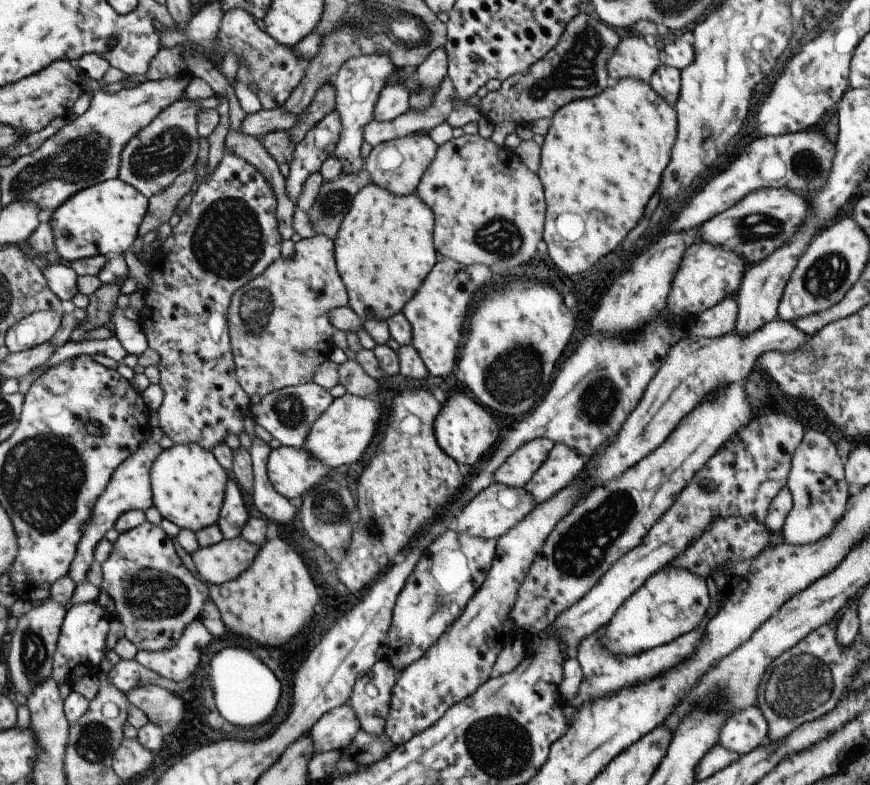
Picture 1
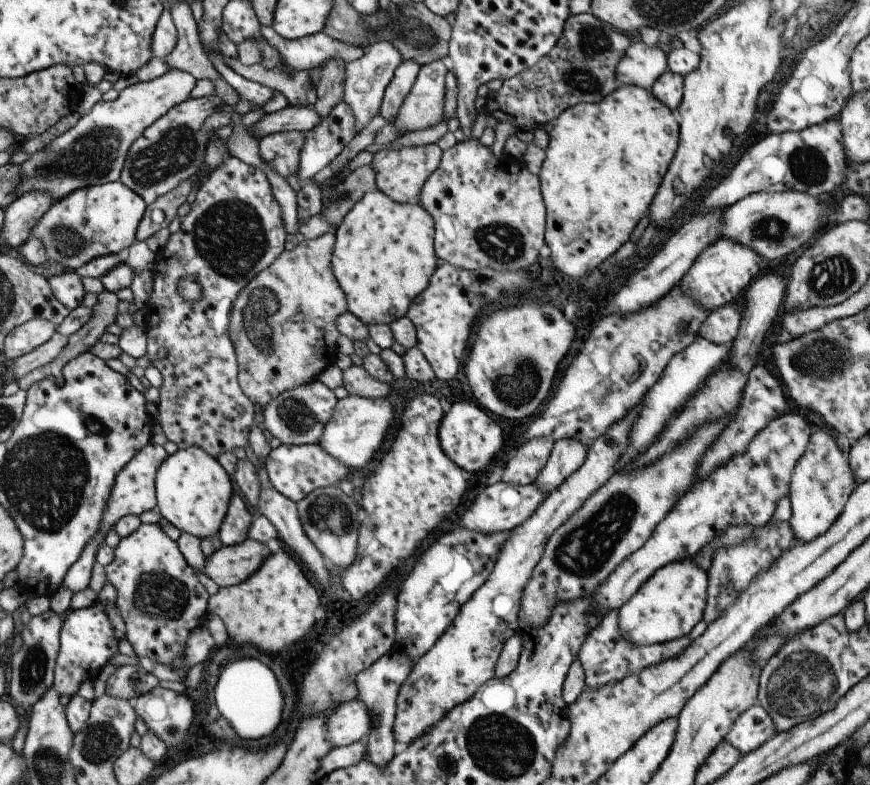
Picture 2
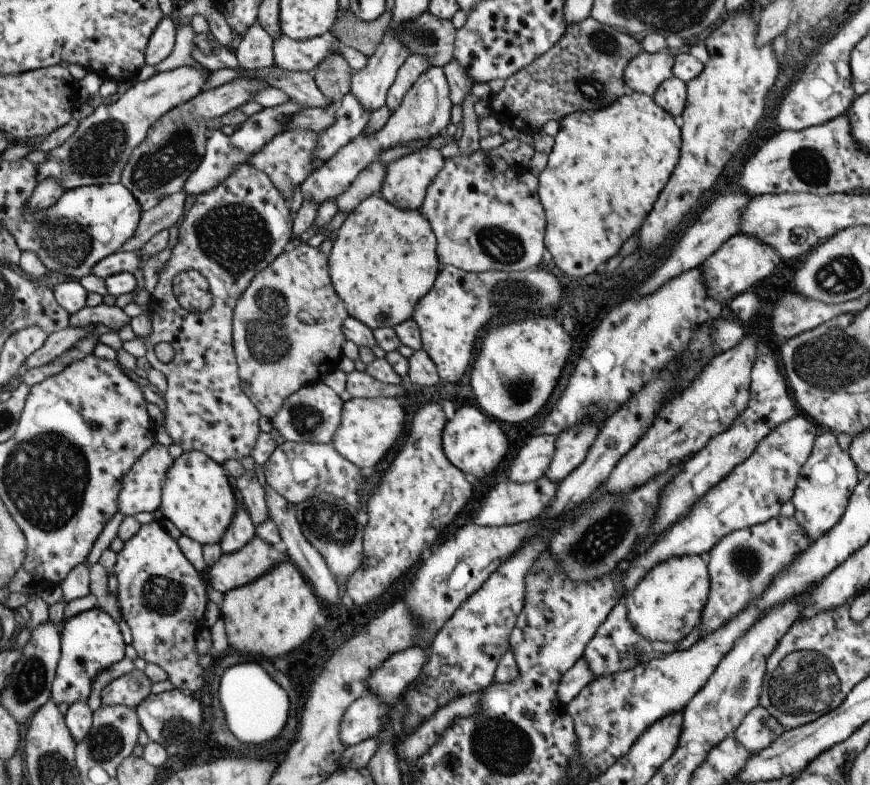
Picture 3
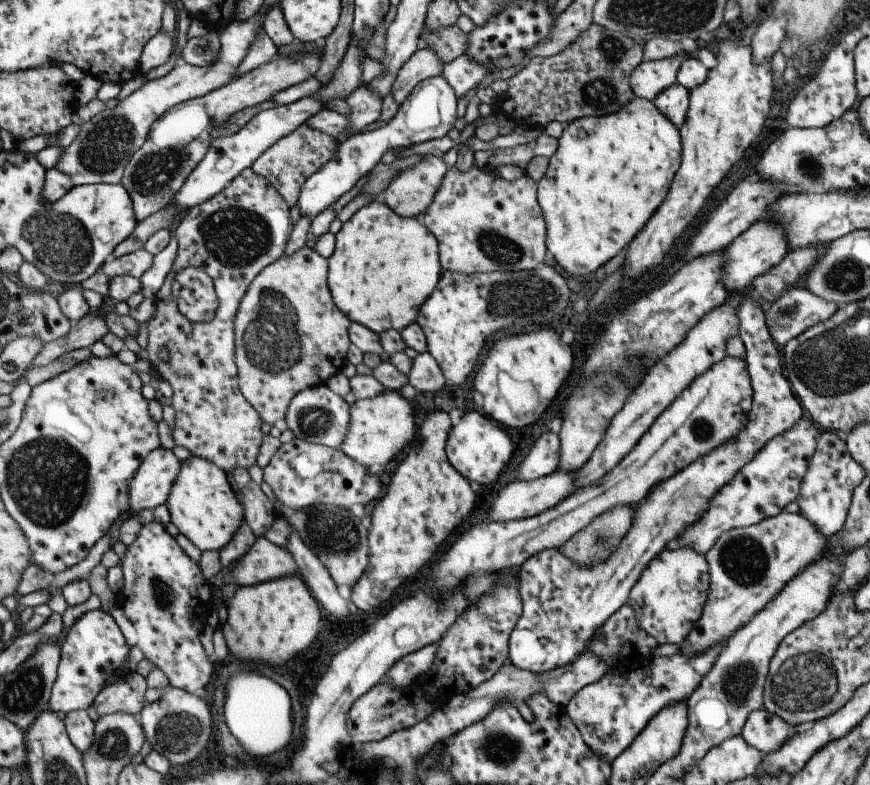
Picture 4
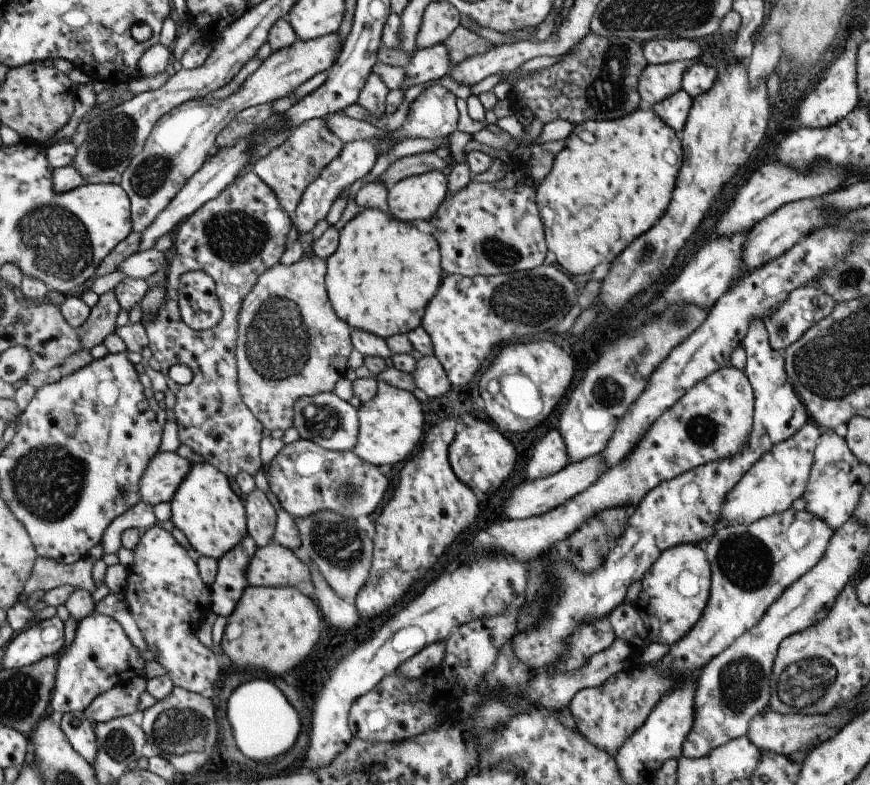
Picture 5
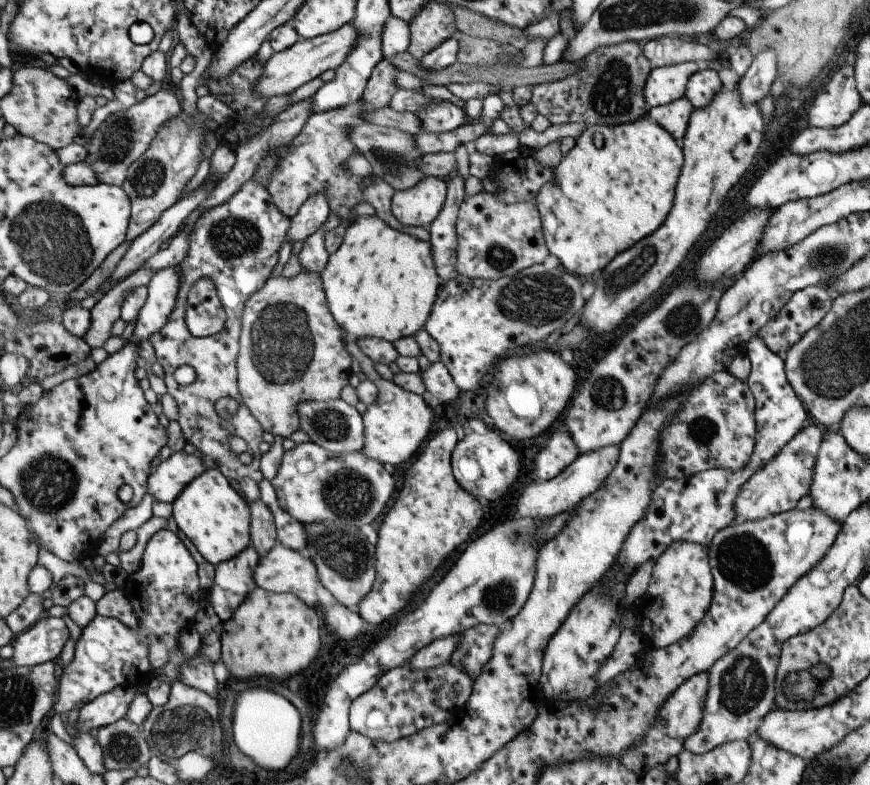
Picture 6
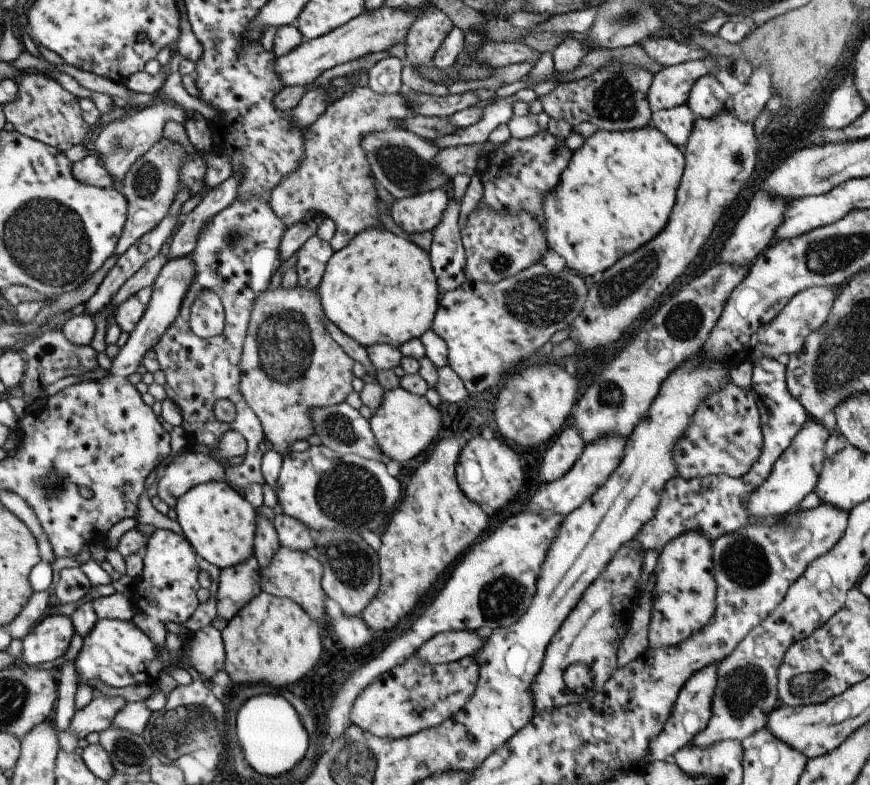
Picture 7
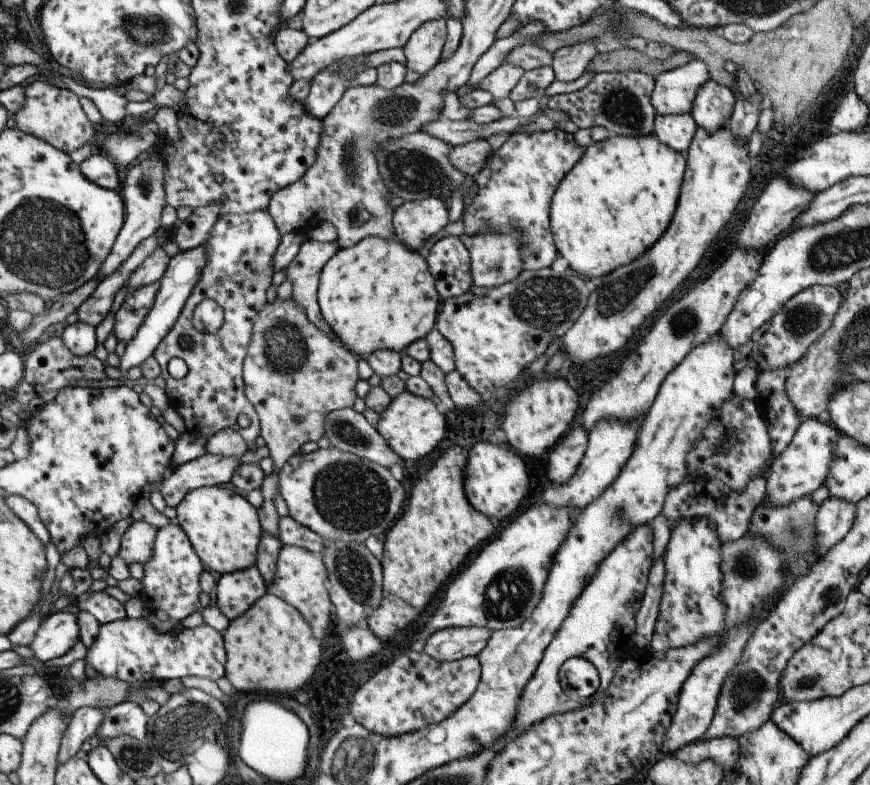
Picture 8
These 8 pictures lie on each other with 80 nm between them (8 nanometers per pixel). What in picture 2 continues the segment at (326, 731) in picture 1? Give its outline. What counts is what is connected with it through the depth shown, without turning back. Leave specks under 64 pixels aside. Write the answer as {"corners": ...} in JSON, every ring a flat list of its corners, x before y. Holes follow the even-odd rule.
{"corners":[[357,697,337,705,326,722,326,731,335,747,344,747,366,738,370,716,366,706]]}

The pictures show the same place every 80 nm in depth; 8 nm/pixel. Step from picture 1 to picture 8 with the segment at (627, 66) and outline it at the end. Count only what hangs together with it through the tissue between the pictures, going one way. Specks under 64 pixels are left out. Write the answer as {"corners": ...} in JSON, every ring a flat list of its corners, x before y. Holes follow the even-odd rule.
{"corners":[[697,58,654,77,650,103,657,115,684,115,692,109,695,93,709,81,707,66]]}

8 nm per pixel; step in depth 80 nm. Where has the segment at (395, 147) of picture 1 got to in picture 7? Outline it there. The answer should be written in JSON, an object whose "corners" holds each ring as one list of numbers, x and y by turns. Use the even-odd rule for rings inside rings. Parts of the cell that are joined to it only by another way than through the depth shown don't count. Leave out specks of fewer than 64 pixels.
{"corners":[[435,189,397,199,393,202,388,215,406,233,431,231,440,223,449,196,448,189]]}

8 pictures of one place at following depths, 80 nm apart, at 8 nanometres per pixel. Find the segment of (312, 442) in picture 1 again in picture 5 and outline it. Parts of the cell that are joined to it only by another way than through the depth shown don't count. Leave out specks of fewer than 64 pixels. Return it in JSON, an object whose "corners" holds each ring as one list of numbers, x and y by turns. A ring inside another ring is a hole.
{"corners":[[376,380,376,393,371,400,361,403,356,410,358,416,358,437,353,451,362,461,383,466,405,461,423,436,421,426,425,414,415,396,403,389,395,388,384,380]]}

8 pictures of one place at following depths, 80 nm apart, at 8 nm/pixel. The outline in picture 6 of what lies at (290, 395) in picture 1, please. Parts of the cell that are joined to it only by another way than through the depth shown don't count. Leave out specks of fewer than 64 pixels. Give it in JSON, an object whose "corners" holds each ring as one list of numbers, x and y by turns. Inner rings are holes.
{"corners":[[340,398,332,401,303,401,297,405,299,429,312,443,322,446,334,455,360,452,364,443,362,416,355,407]]}

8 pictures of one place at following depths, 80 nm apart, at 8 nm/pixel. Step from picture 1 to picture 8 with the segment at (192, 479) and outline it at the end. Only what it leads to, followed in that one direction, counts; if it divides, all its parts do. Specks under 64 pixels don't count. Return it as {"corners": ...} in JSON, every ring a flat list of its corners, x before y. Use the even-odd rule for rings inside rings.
{"corners":[[223,485,201,487,185,494,175,510,173,521,183,529,197,558,209,570,219,572,221,576,254,566,263,530,256,508,245,497,223,488]]}

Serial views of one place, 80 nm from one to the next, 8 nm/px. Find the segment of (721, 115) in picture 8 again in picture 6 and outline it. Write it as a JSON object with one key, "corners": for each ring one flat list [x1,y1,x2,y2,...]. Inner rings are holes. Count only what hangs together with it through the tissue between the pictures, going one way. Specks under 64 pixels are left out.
{"corners":[[702,65,701,70,688,78,684,97,693,109,700,109,706,107,721,88,721,82,717,77,717,67]]}

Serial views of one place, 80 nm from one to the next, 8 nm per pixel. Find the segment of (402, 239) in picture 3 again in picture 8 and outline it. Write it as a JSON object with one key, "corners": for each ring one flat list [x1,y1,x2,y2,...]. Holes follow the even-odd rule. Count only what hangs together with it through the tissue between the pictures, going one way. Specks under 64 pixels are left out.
{"corners":[[377,237,362,238,357,244,352,247,339,248,339,250,325,263,321,269,316,288,316,299,320,310,320,315,323,317,326,329,334,334,337,341,340,341,345,349,348,349,355,358,367,358,368,354,375,353,383,349,401,352,405,347,408,347,412,342,423,339,424,336,434,328,436,314,438,313,441,298,434,287,432,274,428,271,427,263,423,257,423,253,413,252,406,249,399,241,391,239,390,241]]}

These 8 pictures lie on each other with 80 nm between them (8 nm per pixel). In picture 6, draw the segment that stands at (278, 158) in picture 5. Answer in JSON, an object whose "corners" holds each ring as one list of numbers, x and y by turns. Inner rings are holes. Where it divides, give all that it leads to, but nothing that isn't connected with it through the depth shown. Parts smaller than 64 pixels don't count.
{"corners":[[362,94,356,101,345,103,336,109,311,113,303,128,291,139,286,155,280,160,269,179,266,190,277,210,290,219,304,200,313,193,322,193,326,198,330,212,337,216,339,224,323,235,323,245,330,255,342,243,343,233,357,217,351,215,353,206,363,201,361,177,348,173,344,168,346,160,356,152,356,146,349,140,349,128,365,122,364,113,372,113,374,108,368,105]]}

